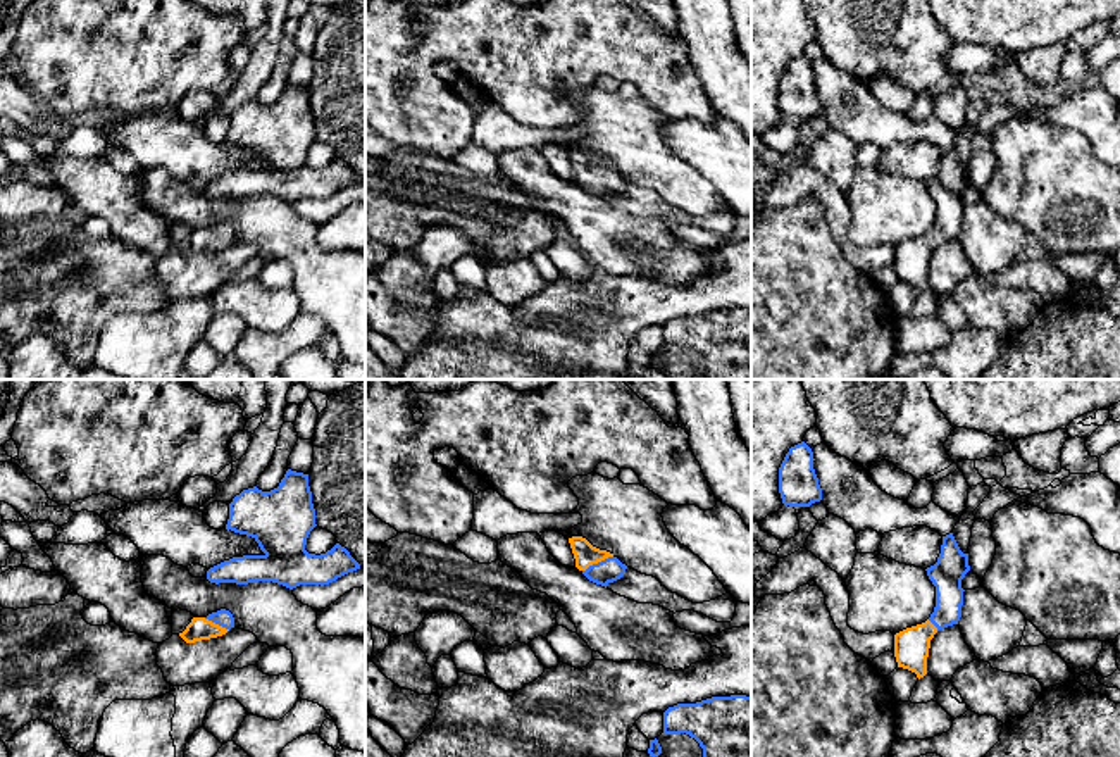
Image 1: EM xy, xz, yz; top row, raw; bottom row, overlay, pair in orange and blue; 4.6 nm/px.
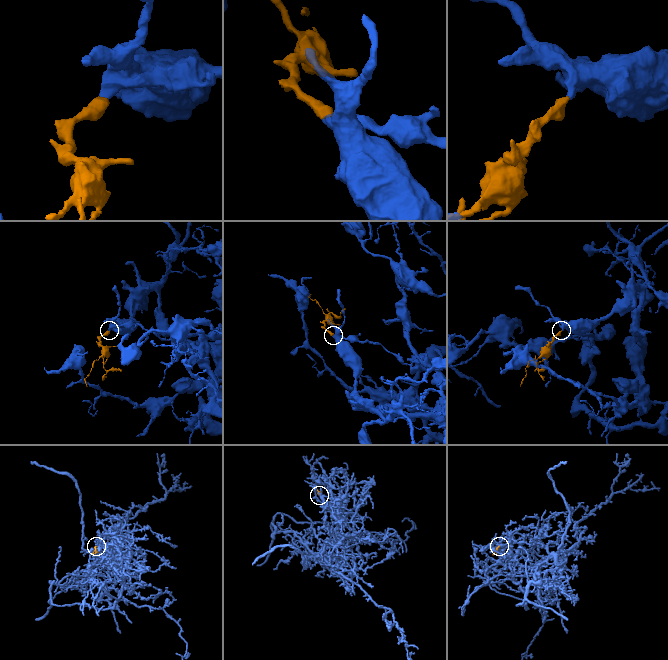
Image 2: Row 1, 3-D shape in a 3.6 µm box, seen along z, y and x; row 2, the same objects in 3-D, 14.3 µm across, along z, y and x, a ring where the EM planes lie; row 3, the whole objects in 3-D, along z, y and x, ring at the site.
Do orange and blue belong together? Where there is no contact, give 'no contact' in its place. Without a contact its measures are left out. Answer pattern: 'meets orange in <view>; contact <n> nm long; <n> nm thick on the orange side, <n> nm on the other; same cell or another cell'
meets orange in xz; contact 160 nm long; 110 nm thick on the orange side, 120 nm on the other; same cell

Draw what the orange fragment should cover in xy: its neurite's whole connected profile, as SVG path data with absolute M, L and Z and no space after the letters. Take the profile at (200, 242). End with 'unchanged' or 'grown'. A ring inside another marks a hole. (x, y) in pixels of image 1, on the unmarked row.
M221 222L217 226L208 228L207 231L193 231L186 243L179 247L179 250L186 257L195 257L222 250L231 241L234 241L233 228L226 222Z | grown

